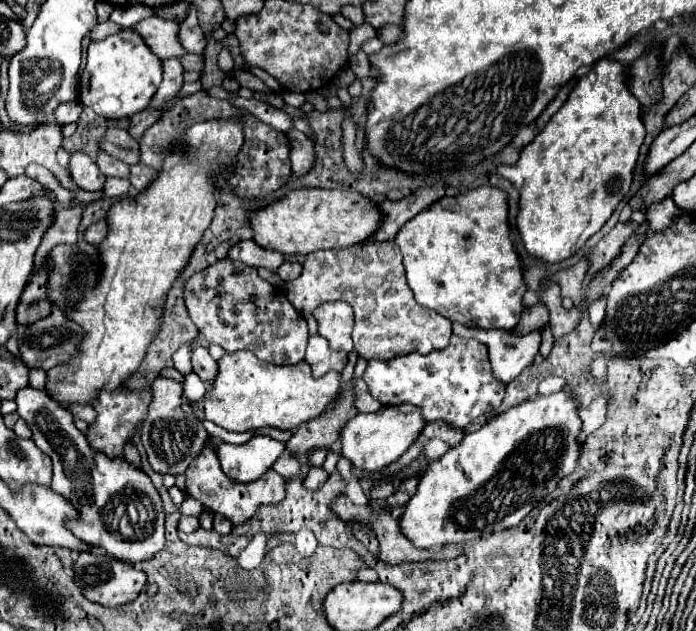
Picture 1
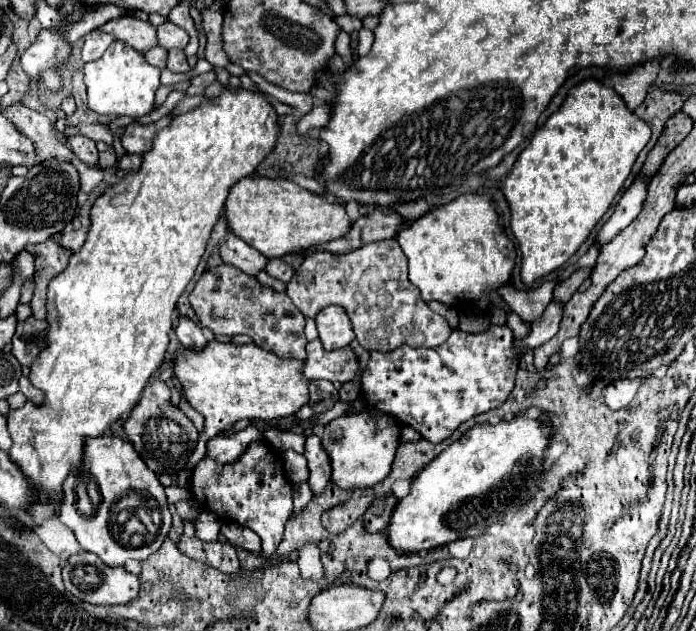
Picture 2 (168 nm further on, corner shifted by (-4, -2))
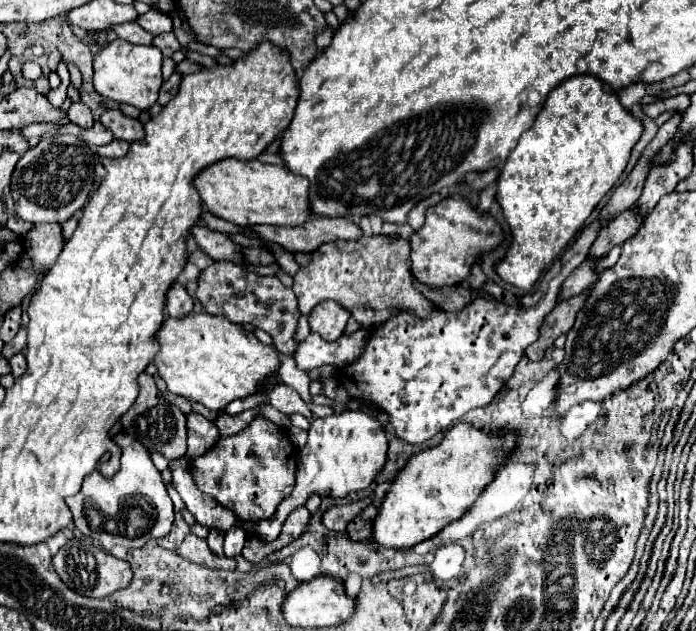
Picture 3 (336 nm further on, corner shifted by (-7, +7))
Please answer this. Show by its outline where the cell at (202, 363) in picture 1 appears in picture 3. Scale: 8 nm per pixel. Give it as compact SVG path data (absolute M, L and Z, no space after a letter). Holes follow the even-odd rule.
M175 282L173 288L169 288L165 310L169 316L187 316L193 312L193 298L187 294L185 286L181 286L179 282Z

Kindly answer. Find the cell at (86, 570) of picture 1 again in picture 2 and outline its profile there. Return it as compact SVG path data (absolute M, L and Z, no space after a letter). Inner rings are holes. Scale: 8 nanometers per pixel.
M78 553L72 555L66 563L66 567L62 569L64 575L64 585L66 589L92 605L124 605L130 603L132 599L138 597L140 591L140 577L128 573L124 567L110 567L102 561L98 561L98 557L94 557L92 553Z

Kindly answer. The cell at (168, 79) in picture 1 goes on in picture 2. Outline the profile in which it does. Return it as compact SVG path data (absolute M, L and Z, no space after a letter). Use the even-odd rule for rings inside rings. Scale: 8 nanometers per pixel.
M154 47L154 49L146 51L144 57L146 57L146 61L148 61L150 65L158 67L160 71L166 69L166 49L162 49L162 47Z

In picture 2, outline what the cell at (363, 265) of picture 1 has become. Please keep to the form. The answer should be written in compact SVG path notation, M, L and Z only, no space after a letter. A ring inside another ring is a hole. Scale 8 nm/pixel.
M396 239L362 245L344 255L328 251L310 253L286 285L286 295L304 317L316 317L326 305L342 305L352 321L358 343L370 353L388 353L402 345L436 347L452 333L446 319L430 311L422 301L418 287L410 283L408 261Z

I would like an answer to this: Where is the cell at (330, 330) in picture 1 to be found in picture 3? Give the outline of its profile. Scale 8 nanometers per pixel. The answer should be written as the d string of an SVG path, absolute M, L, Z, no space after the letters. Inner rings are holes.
M325 300L317 304L309 314L309 326L311 326L311 332L317 332L325 340L333 342L343 334L349 316L351 314L345 308L341 308L333 300Z

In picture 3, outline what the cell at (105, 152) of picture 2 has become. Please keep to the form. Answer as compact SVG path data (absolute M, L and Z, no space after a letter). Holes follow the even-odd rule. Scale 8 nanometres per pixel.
M95 122L93 128L81 128L81 138L87 144L101 146L101 144L109 144L109 140L113 140L113 134L101 122Z

